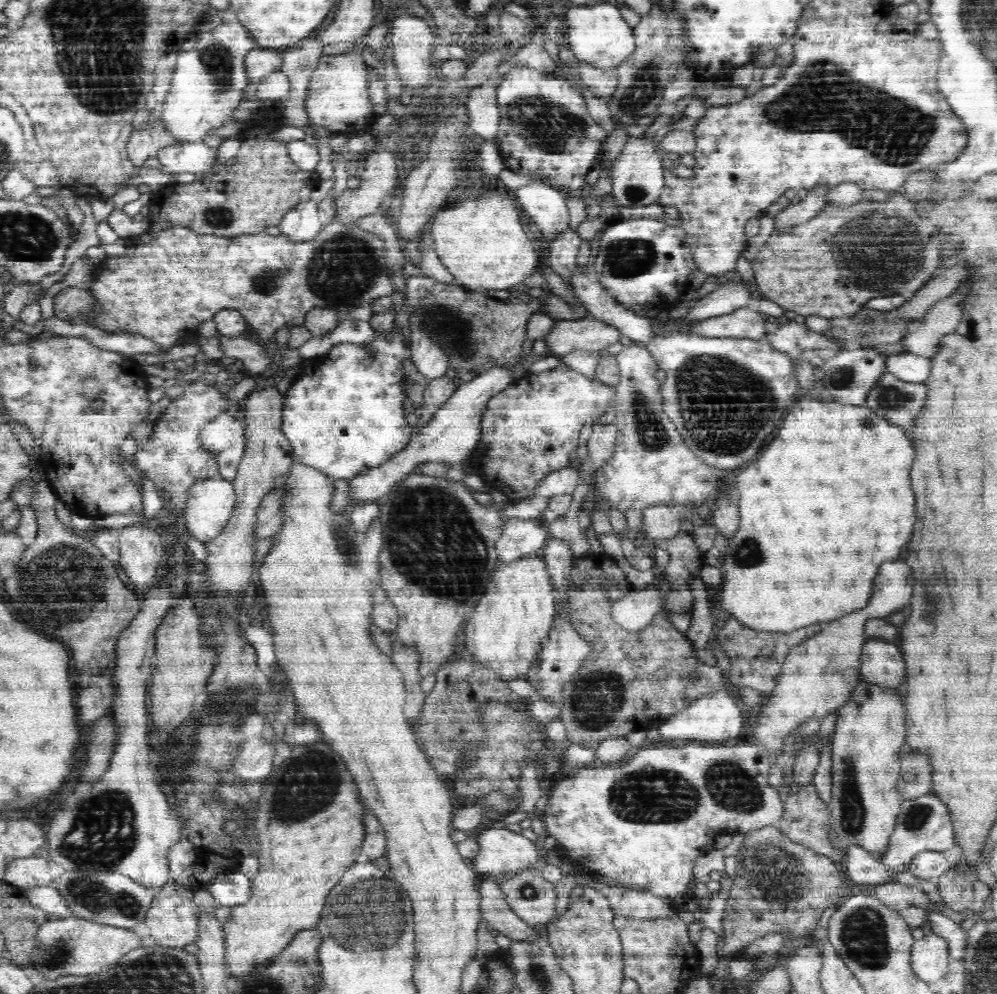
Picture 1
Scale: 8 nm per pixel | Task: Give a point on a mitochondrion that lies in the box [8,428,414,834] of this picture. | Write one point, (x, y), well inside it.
(57, 588)

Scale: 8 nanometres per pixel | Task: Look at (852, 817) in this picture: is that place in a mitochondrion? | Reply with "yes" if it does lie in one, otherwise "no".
yes

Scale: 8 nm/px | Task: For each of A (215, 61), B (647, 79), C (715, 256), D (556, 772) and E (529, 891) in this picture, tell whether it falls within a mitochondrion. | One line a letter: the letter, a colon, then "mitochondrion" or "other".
A: mitochondrion
B: mitochondrion
C: other
D: other
E: mitochondrion

